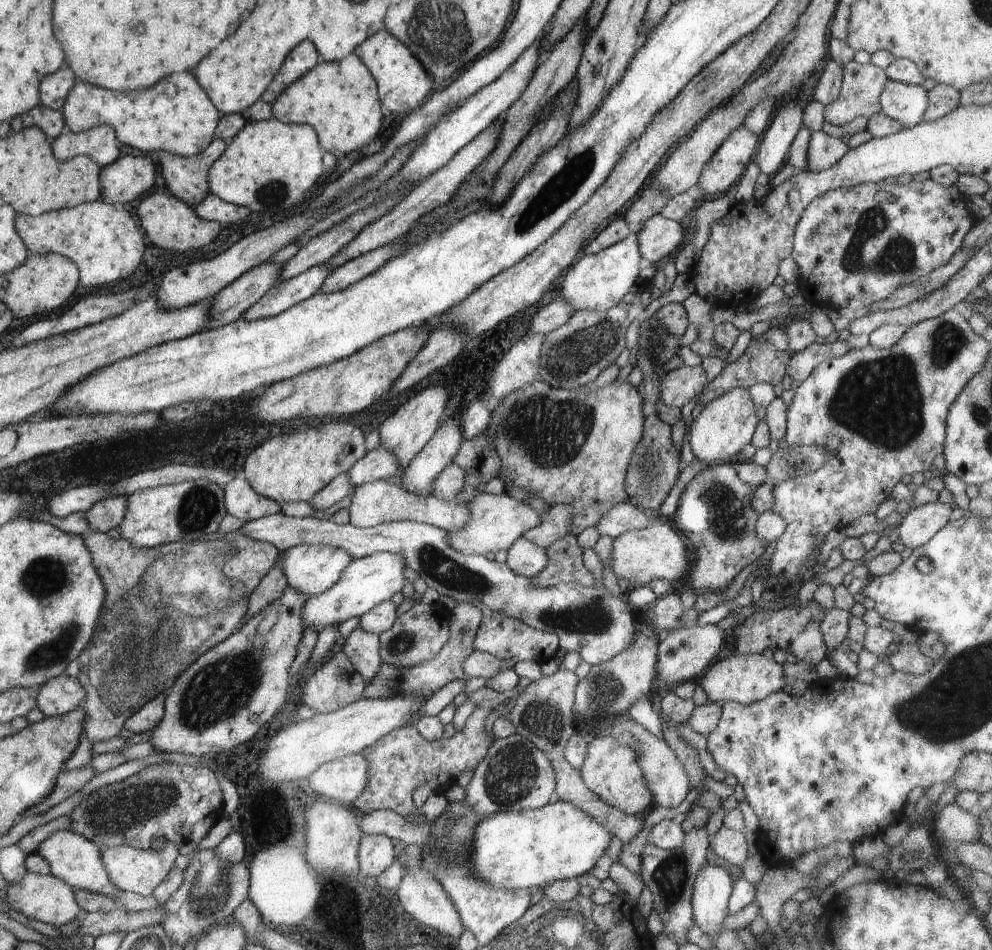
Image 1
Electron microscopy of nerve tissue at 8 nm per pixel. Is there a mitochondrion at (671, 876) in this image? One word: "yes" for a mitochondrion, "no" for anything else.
yes

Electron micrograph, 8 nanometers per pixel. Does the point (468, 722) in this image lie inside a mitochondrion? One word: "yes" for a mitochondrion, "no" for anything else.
no

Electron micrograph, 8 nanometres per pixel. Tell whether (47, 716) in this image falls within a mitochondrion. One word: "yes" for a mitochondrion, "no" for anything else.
no

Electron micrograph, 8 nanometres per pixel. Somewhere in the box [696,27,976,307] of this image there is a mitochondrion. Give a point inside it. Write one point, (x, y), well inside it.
(876, 252)

